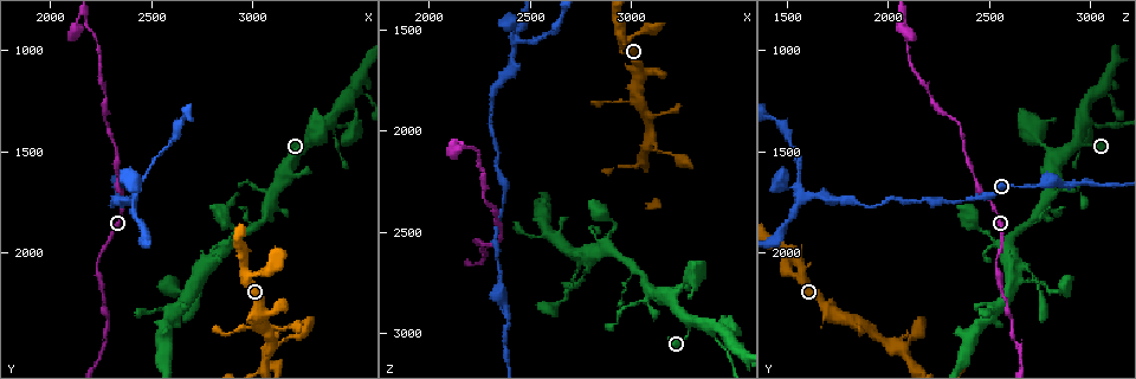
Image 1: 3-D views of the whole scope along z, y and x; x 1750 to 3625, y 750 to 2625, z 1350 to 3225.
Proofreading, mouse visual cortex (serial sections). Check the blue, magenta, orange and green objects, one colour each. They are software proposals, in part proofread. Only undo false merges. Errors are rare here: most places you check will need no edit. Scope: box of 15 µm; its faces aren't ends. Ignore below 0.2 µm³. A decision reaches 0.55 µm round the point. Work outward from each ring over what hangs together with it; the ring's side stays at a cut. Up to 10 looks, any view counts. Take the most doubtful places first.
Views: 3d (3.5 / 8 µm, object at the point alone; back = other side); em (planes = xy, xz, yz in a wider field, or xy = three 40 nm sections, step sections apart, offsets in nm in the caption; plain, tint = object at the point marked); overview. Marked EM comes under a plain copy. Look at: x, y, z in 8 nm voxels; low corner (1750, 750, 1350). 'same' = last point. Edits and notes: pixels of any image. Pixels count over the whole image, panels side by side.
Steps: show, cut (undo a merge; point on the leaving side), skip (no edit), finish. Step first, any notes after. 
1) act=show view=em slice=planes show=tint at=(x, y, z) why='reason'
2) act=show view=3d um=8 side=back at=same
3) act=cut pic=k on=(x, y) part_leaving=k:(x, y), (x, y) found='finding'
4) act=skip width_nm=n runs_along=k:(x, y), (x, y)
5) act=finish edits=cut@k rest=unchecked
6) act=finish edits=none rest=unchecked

act=show view=3d um=3.5 at=(2190, 880, 2070) why='abrupt turn'

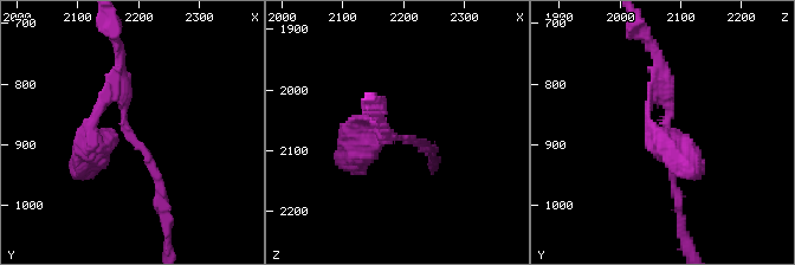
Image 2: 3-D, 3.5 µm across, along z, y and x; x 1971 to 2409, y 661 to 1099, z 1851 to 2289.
act=show view=em slice=xy step=5 show=tint at=(2185, 875, 2075) why='now the EM'

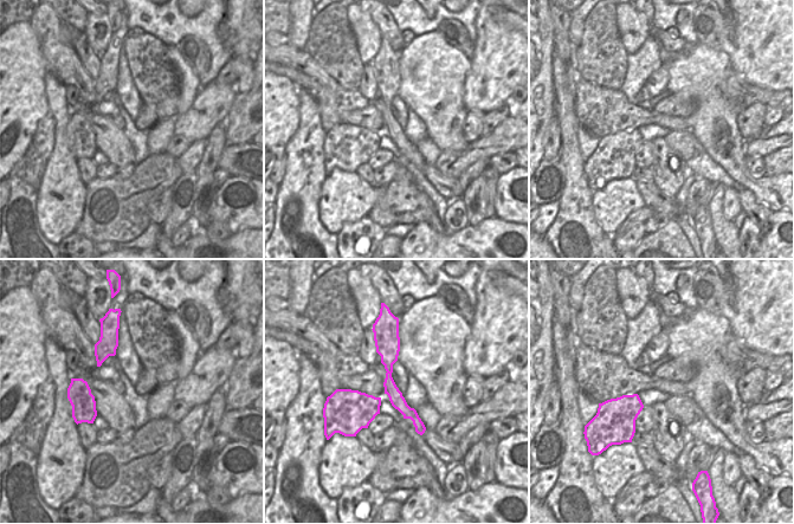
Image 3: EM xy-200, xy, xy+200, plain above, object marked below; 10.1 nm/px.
act=show view=em slice=xy step=2 show=tint at=same why='cut it another way'

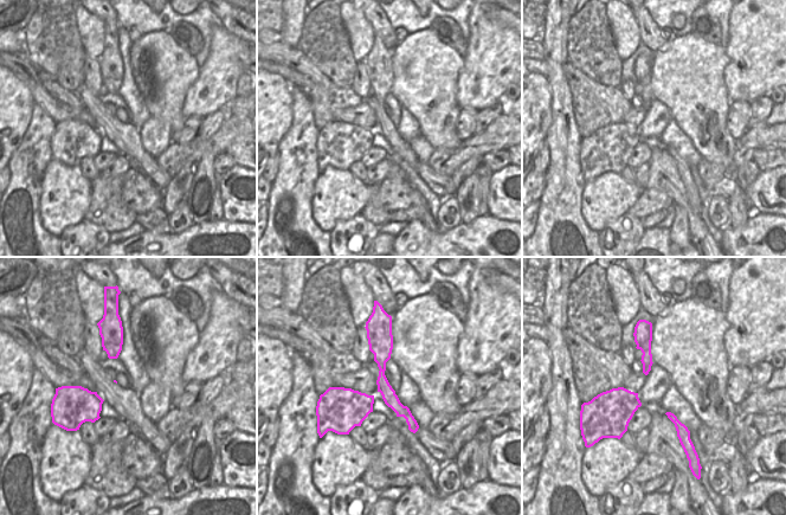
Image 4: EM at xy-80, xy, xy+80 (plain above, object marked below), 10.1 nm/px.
act=skip runs_along=4:(382, 339), (382, 385), (413, 429) found='one cell here'

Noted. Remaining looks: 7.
act=show view=3d um=3.5 at=(2440, 1690, 1570) why='four-way junction'

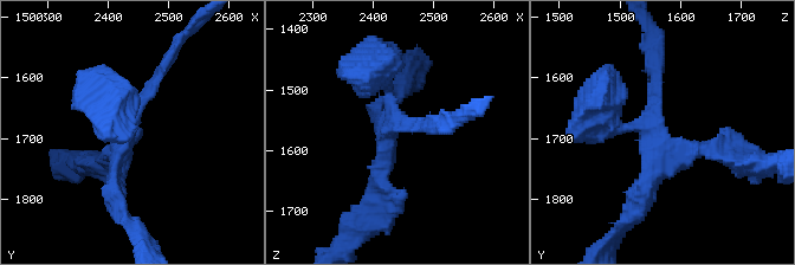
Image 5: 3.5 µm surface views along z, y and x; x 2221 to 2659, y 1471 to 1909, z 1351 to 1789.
act=show view=em slice=xy step=3 show=tint at=(2430, 1685, 1560) arms=4 arm_widths_nm=150,200,200,300 why='need the tissue'

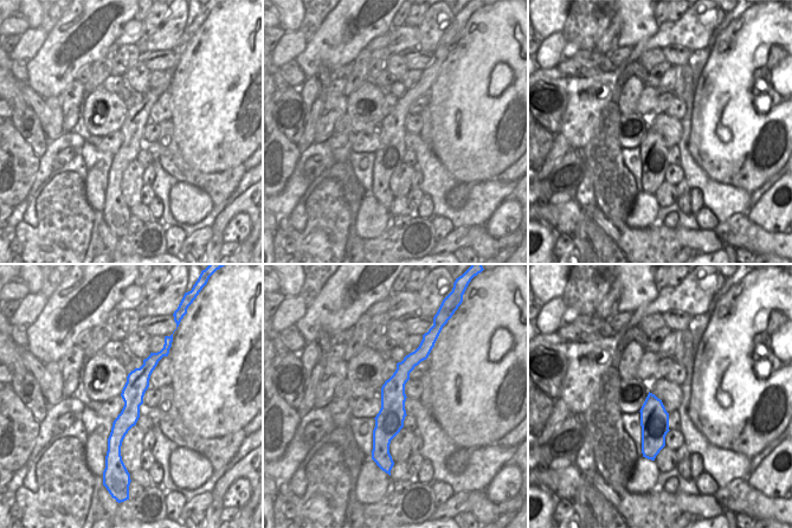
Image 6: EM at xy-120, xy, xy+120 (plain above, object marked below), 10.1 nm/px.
act=skip found='one cell here'

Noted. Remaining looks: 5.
act=show view=3d um=3.5 at=(3400, 1350, 2970) why='small branch off a trunk'

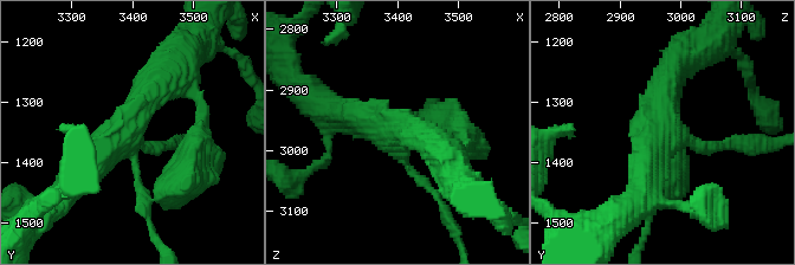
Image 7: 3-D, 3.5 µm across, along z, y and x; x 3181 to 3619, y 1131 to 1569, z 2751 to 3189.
act=show view=em slice=xy step=5 show=tint at=(3380, 1345, 2960)

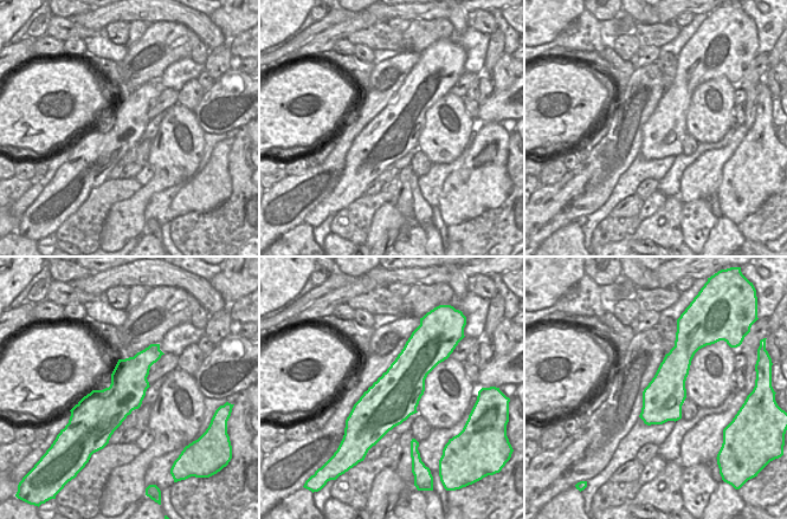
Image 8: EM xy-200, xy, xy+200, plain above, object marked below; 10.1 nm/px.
act=skip runs_along=7:(72, 188), (170, 69) found='one cell here'

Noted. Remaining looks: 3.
act=show view=3d um=8 at=(3090, 2460, 2050) why='abrupt turn'

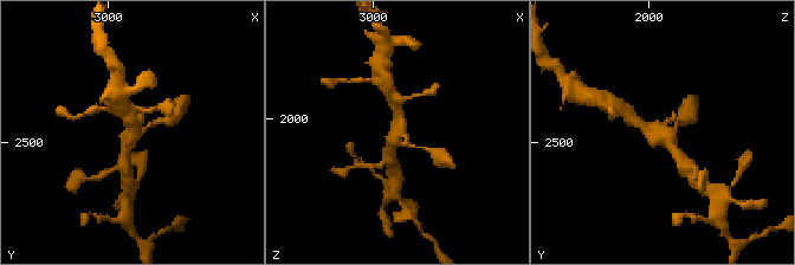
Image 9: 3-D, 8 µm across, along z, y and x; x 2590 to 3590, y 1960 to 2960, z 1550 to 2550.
act=show view=3d um=3.5 at=(3090, 2470, 2060)

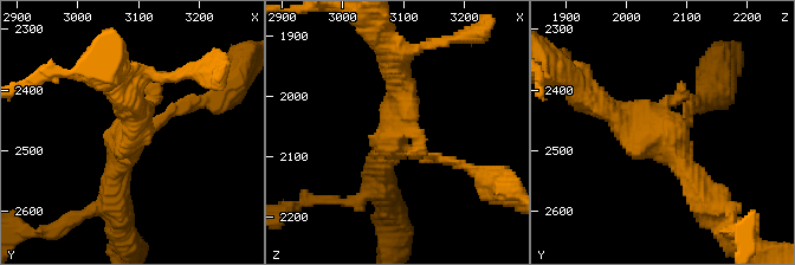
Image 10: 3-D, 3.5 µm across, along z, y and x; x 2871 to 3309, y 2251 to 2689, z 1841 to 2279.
act=show view=em slice=xy step=2 show=tint at=(3085, 2465, 2060) why='now the EM'

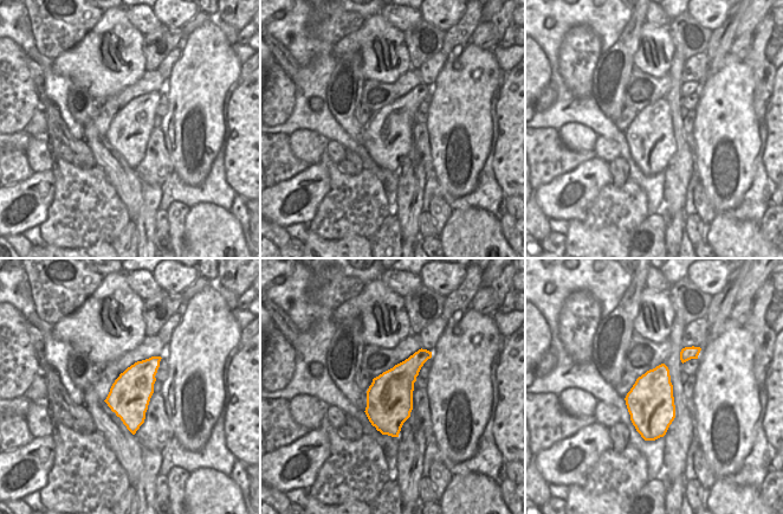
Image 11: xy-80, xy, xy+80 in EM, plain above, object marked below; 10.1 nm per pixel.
act=skip runs_along=10:(398, 66), (394, 142), (452, 161) found='continuous, no second cell'

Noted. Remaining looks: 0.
act=finish edits=none rest=unchecked

